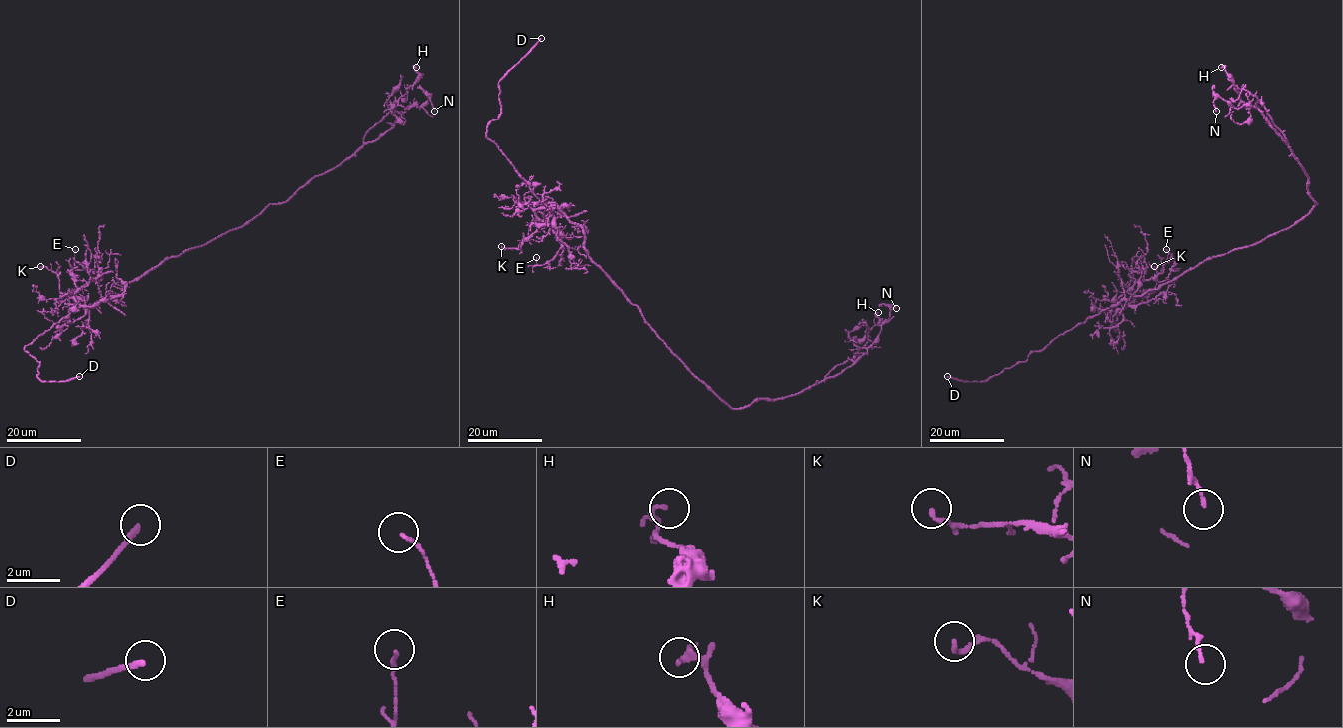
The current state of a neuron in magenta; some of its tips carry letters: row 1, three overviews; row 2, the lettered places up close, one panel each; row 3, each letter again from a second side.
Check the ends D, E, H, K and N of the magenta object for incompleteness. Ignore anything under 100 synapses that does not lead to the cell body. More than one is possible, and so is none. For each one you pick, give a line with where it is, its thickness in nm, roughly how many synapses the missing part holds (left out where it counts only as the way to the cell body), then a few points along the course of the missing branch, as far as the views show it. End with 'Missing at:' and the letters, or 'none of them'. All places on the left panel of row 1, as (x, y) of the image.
D: Place: (79, 376). Thickness 240 nm. Course of what is missing: (79, 376), (91, 378), (100, 385), (99, 389)
Missing at: D

